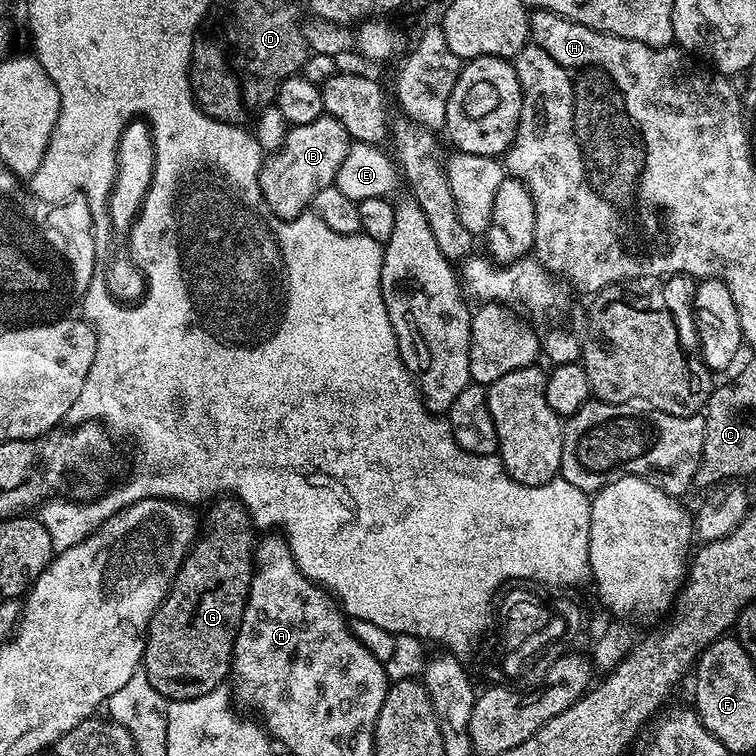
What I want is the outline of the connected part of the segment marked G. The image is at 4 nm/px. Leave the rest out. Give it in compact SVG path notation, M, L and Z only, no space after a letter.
M235 498L217 499L212 506L213 508L202 516L203 531L199 533L196 543L188 551L188 557L182 562L172 583L172 589L168 591L168 597L152 615L144 642L142 670L150 678L150 686L154 686L154 690L158 690L158 694L162 694L169 702L210 694L210 690L221 687L225 683L224 679L229 679L234 642L252 585L254 549L258 536L248 509Z

